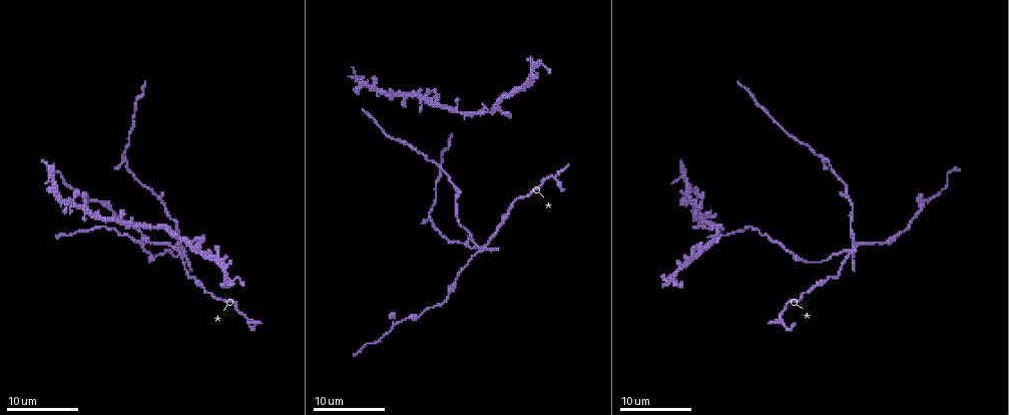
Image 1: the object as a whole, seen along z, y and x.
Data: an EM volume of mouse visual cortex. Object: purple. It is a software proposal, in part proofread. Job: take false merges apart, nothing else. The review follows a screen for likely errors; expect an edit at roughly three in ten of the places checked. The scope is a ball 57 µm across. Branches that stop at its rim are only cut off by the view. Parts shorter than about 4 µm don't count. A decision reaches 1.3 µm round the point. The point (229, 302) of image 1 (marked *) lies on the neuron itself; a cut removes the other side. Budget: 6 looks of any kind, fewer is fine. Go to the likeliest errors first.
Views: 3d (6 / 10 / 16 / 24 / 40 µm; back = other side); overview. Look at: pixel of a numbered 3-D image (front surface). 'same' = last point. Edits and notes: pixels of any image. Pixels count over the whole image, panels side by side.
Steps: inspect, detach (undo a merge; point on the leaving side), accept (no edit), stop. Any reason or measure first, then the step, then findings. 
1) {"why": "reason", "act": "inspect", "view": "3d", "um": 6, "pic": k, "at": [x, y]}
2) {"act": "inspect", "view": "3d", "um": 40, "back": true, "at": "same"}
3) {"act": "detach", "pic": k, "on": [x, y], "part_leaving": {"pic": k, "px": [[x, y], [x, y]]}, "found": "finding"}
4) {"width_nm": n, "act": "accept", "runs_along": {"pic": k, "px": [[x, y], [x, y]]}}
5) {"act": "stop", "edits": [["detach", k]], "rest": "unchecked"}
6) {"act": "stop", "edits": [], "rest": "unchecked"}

{"act": "inspect", "view": "3d", "um": 10, "pic": 1, "at": [176, 248]}

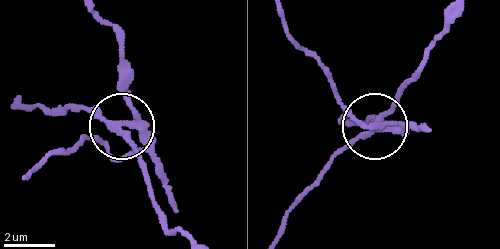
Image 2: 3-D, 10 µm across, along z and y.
{"act": "detach", "pic": 2, "on": [120, 161], "part_leaving": {"pic": 2, "px": [[121, 119], [131, 106], [125, 68], [116, 35], [101, 16]]}, "found": "a second neuron is stuck on"}

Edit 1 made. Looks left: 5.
{"act": "inspect", "view": "overview"}

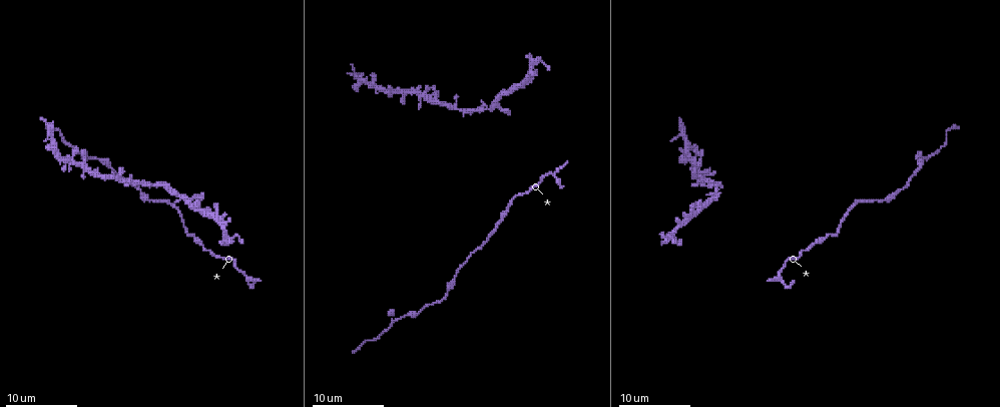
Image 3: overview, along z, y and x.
{"why": "sudden change in width", "act": "inspect", "view": "3d", "um": 10, "pic": 3, "at": [395, 320]}

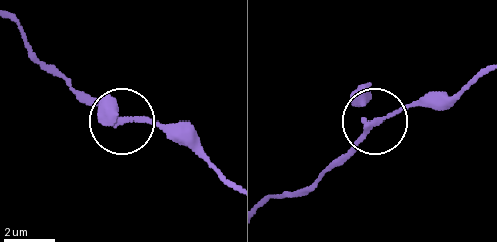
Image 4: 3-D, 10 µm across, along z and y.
{"arms": 3, "act": "accept", "found": "continuous, no second neuron"}

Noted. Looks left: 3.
{"why": "calibre changes", "act": "inspect", "view": "3d", "um": 10, "pic": 3, "at": [453, 280]}

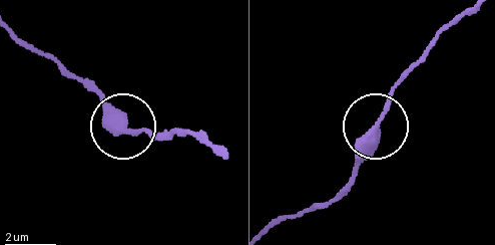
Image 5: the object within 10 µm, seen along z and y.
{"act": "accept", "runs_along": {"pic": 5, "px": [[451, 20], [391, 98], [376, 124], [372, 150], [344, 187]]}, "found": "one neuron here"}

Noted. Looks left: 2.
{"act": "stop", "edits": [["detach", 2]], "rest": "unchecked"}

